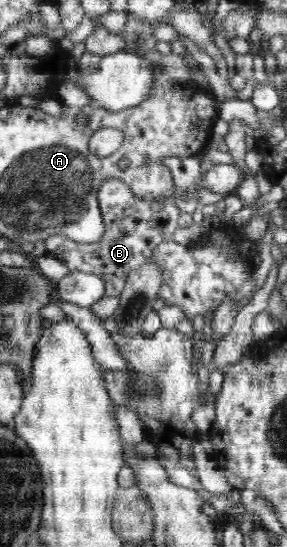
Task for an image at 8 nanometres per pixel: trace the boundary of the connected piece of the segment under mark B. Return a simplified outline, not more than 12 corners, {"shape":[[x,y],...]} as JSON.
{"shape":[[101,183],[99,241],[47,239],[46,255],[95,274],[109,297],[161,242],[180,210]]}

